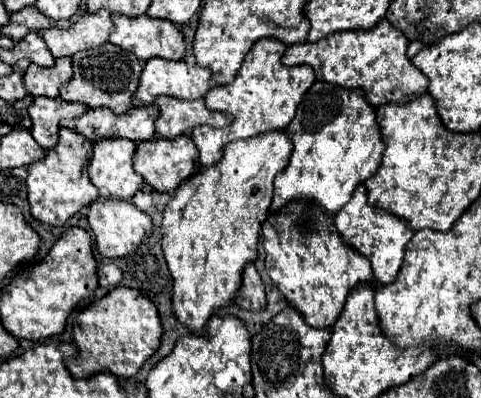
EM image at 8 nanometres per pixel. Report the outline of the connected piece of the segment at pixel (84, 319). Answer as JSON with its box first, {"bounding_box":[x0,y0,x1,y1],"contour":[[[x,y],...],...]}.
{"bounding_box":[72,287,164,379],"contour":[[[114,287],[106,297],[94,301],[88,309],[78,313],[74,321],[74,341],[80,355],[74,359],[78,367],[72,369],[72,375],[82,379],[106,371],[122,379],[134,377],[140,367],[158,351],[162,335],[164,329],[156,305],[136,289]]]}

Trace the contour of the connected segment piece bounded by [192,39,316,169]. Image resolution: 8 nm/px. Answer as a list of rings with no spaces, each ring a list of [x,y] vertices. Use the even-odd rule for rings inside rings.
[[[274,39],[256,41],[250,53],[246,55],[242,67],[238,69],[236,79],[230,85],[218,85],[208,91],[206,107],[214,111],[224,111],[232,115],[232,123],[226,127],[198,127],[192,131],[192,141],[200,151],[200,167],[214,165],[222,157],[222,147],[230,141],[252,137],[270,129],[284,129],[296,113],[302,95],[314,83],[314,69],[308,65],[286,67],[282,65],[284,45]]]

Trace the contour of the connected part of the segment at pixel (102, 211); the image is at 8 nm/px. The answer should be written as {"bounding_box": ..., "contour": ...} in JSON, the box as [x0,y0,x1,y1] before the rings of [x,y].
{"bounding_box":[88,197,152,259],"contour":[[[98,197],[90,205],[88,223],[90,223],[90,229],[96,235],[96,247],[98,247],[100,255],[106,257],[106,259],[116,259],[116,257],[132,255],[142,243],[146,243],[152,237],[152,219],[146,213],[142,213],[130,201]]]}

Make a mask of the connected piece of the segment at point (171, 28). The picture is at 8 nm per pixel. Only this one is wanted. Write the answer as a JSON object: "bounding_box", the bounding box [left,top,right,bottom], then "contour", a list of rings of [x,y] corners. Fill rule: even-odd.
{"bounding_box":[110,15,186,61],"contour":[[[114,15],[114,31],[110,35],[110,43],[134,53],[140,61],[148,61],[152,57],[182,61],[186,53],[186,39],[184,39],[182,27],[166,19],[152,19],[148,15],[140,15],[134,19],[126,15]]]}

